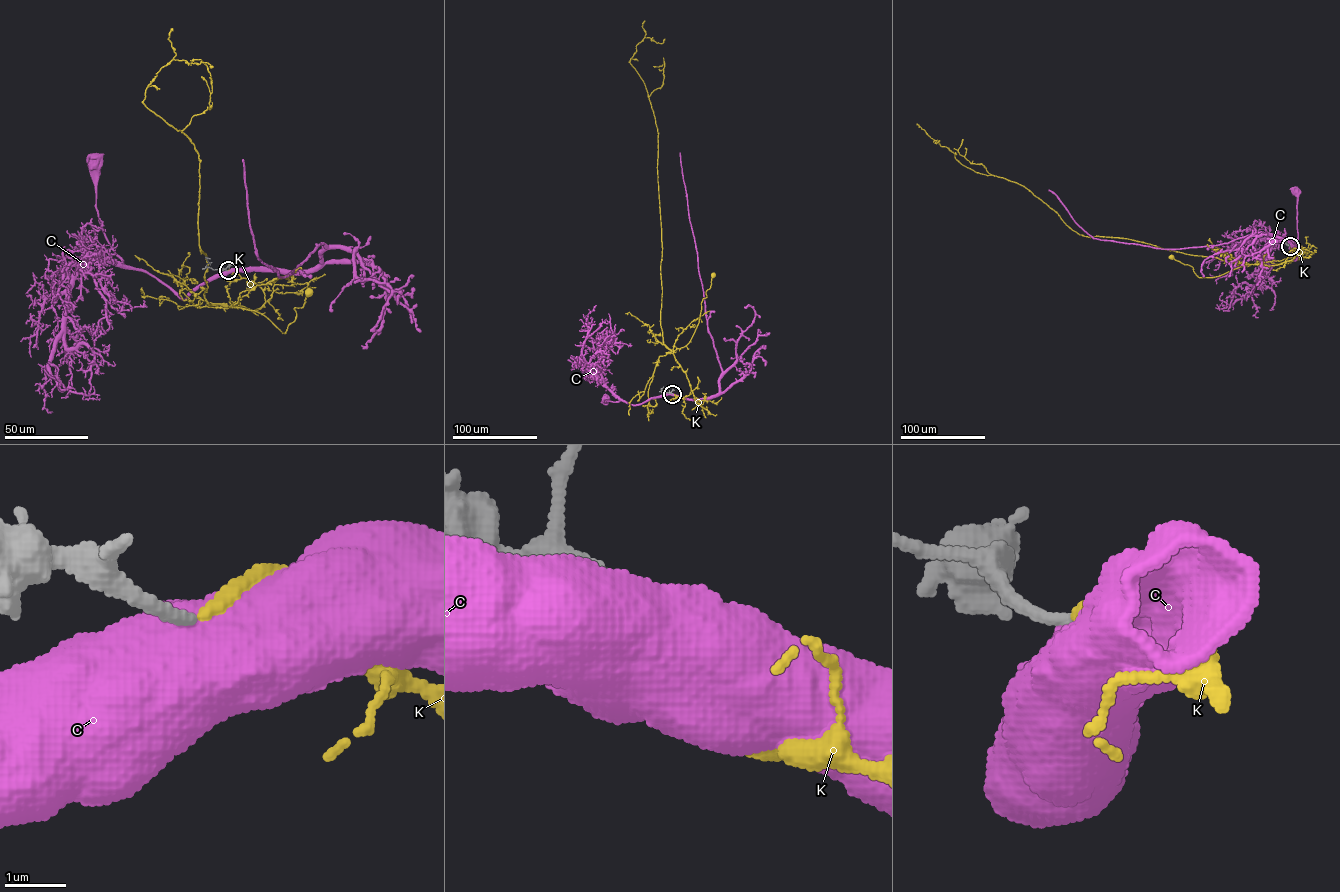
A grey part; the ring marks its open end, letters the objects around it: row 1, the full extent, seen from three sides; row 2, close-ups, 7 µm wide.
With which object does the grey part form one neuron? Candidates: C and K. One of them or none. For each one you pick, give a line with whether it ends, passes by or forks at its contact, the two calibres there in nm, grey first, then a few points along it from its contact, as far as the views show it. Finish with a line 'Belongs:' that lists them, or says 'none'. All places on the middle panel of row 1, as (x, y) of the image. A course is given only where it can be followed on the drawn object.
K: it ends there; 200 nm thick on the grey side, 240 nm on the other; it runs (672, 394), (683, 397), (690, 392), (686, 374), (673, 351), (685, 346), (693, 335), (713, 275)
Belongs: K

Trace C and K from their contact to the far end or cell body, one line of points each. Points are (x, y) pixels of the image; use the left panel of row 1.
C: (227, 271), (212, 276), (181, 298), (153, 276), (124, 266), (99, 220), (94, 164)
K: (228, 270), (259, 285), (265, 302), (255, 310), (230, 307), (261, 313), (283, 333), (309, 293)

